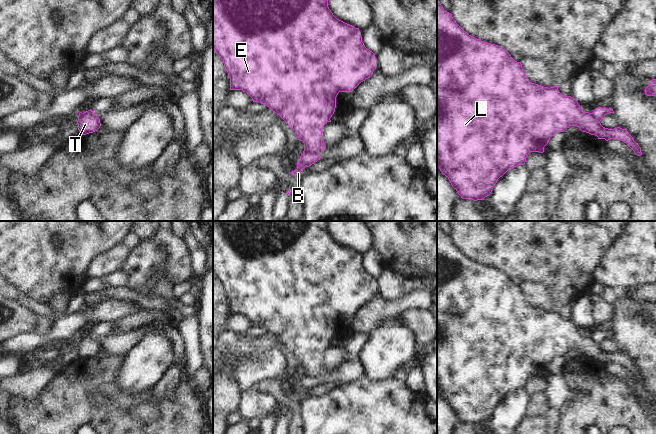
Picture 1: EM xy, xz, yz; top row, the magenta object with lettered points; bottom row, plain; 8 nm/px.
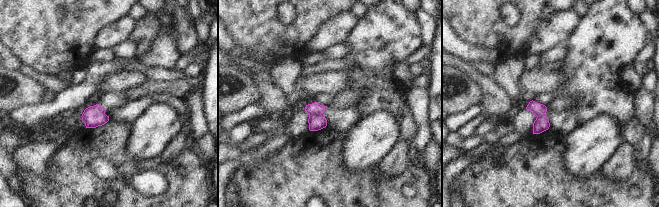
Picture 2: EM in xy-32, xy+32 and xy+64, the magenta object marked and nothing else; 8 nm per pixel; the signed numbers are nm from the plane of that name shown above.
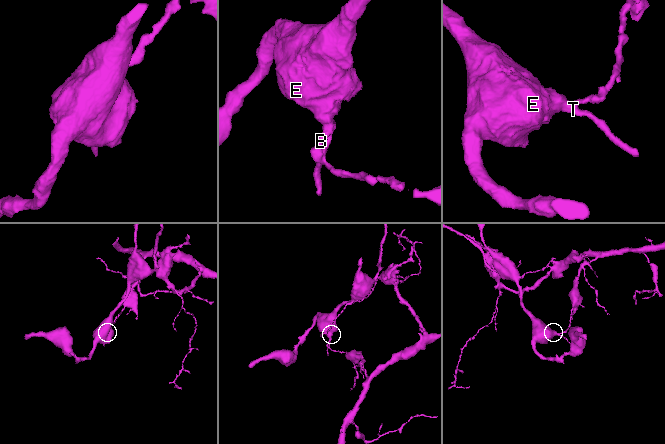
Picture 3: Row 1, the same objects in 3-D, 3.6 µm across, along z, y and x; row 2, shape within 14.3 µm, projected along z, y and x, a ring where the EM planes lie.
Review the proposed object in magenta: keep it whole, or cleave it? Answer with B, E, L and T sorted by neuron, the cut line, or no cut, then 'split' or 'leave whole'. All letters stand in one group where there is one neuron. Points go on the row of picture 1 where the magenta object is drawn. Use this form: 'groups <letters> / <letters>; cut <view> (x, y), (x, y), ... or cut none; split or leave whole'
groups B / E L T; cut xz (303, 151), (320, 153); split

